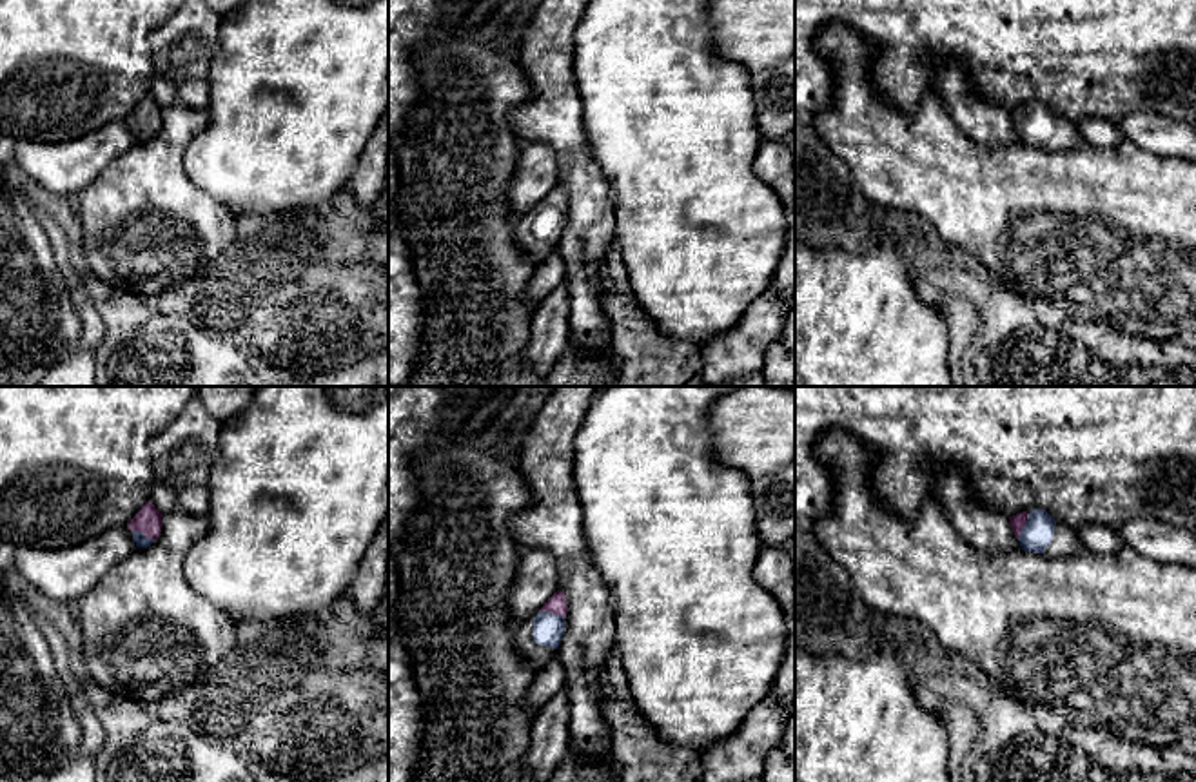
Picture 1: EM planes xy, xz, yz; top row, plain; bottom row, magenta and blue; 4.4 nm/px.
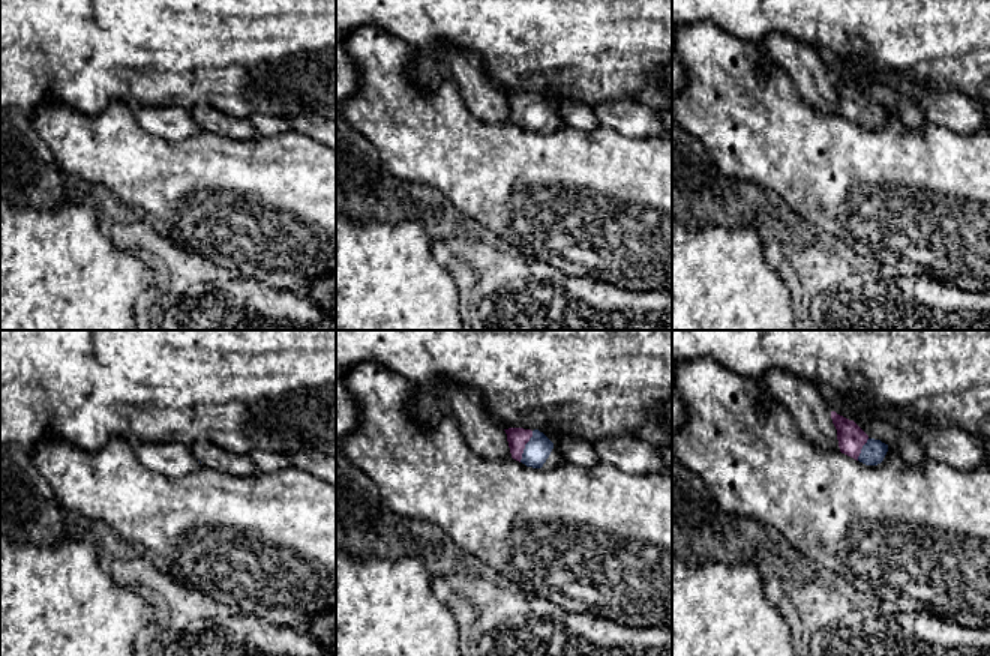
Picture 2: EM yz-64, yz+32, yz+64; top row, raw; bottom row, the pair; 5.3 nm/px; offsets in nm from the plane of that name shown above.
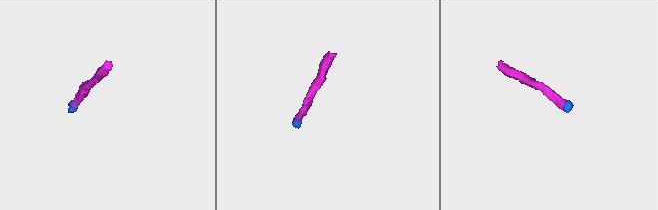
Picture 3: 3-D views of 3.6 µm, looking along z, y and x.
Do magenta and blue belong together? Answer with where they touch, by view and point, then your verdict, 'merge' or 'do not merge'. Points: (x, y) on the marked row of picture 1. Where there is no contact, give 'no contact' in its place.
xz (552, 612) | merge

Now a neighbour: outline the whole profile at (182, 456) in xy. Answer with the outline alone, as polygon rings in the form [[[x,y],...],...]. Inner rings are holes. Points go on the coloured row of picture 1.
[[[194,396],[174,423],[149,445],[154,481],[176,492],[205,484],[218,457],[220,432],[221,423]]]

